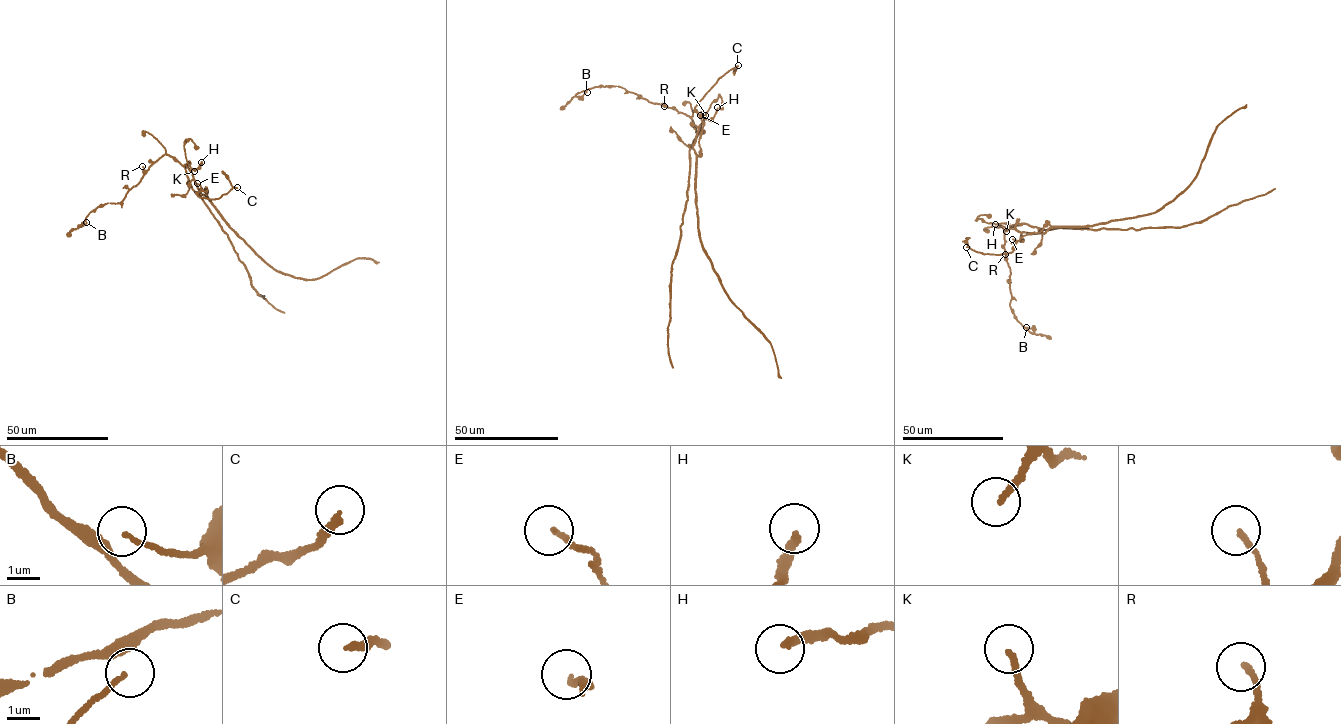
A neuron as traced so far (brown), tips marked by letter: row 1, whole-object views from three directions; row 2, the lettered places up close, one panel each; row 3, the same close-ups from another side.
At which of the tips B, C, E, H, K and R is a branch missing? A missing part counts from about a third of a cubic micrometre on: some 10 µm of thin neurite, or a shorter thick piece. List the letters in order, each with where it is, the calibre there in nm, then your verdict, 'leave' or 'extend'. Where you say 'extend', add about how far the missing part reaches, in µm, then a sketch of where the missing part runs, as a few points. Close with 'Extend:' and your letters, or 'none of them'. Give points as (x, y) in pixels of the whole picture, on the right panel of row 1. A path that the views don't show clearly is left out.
B: at (1026, 327); 100 nm thick; leave
C: at (966, 247); 220 nm thick; extend; about 20 µm are missing
E: at (1012, 239); 170 nm thick; leave
H: at (995, 224); 240 nm thick; extend; about 15 µm are missing
K: at (1006, 231); 180 nm thick; extend; about 6 µm are missing
R: at (1005, 254); 150 nm thick; leave
Extend: C, H, K

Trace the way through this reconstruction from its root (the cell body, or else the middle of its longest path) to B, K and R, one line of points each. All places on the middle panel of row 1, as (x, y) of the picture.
B: (697, 130), (701, 125), (697, 132), (688, 115), (649, 102), (618, 86), (596, 87), (576, 96), (587, 92)
K: (697, 130), (706, 119), (705, 115)
R: (697, 130), (701, 125), (697, 132), (688, 115), (664, 106)

